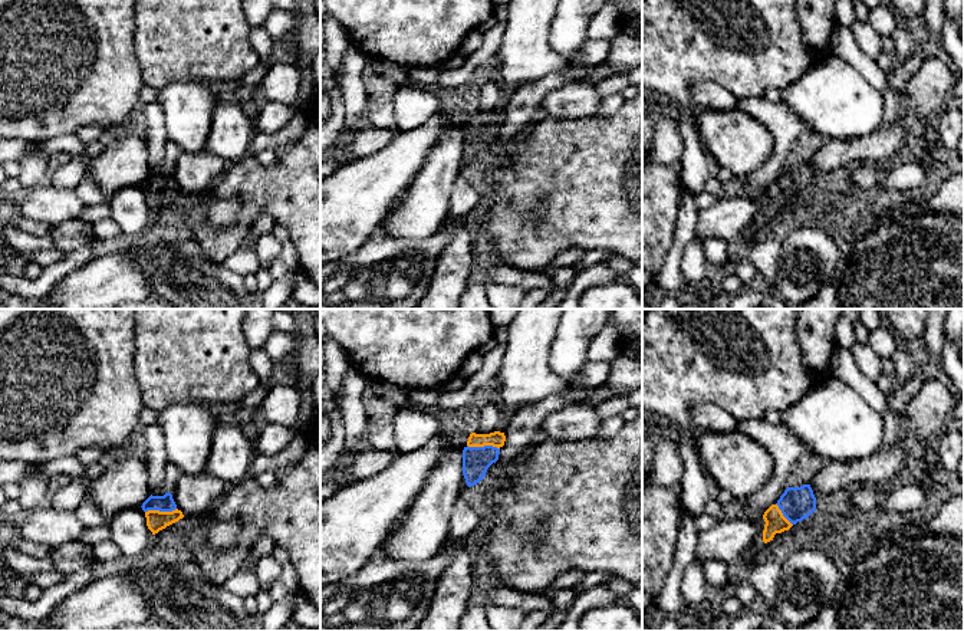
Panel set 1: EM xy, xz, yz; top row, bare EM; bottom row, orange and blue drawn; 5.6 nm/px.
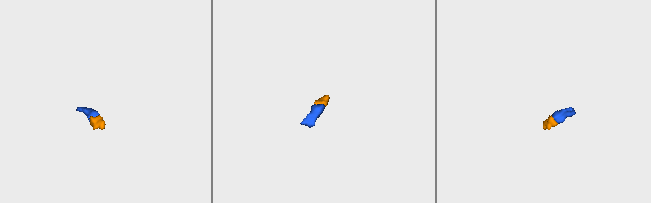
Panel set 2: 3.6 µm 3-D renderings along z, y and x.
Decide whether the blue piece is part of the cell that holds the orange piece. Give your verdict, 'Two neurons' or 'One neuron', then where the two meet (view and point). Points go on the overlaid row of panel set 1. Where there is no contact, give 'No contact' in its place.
One neuron. Touches orange at xz (483, 446)

